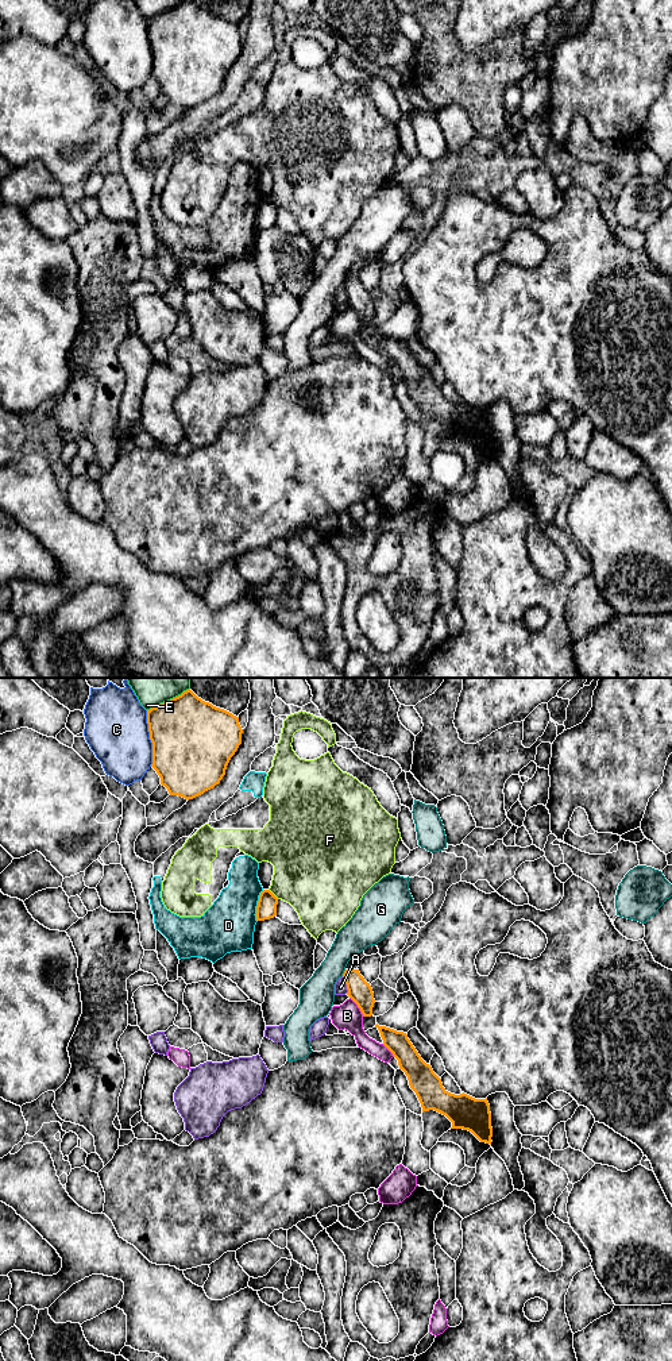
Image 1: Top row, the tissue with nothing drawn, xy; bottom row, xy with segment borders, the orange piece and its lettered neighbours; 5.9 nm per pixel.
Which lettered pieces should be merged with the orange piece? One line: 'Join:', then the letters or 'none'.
Join: none

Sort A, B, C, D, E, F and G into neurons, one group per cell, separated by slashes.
A / B C / D / E / F / G

